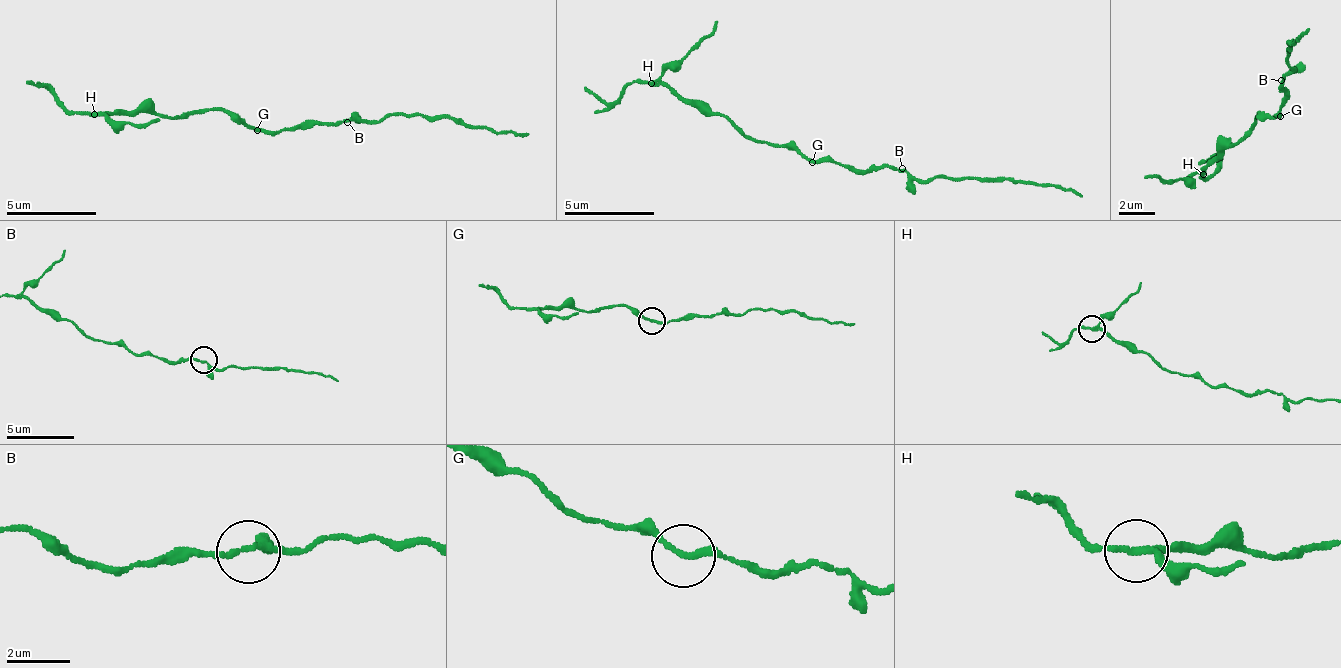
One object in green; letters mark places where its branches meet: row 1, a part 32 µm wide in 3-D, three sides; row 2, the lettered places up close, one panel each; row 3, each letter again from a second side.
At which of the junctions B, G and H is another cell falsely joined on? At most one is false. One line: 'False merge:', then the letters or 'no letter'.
False merge: H

